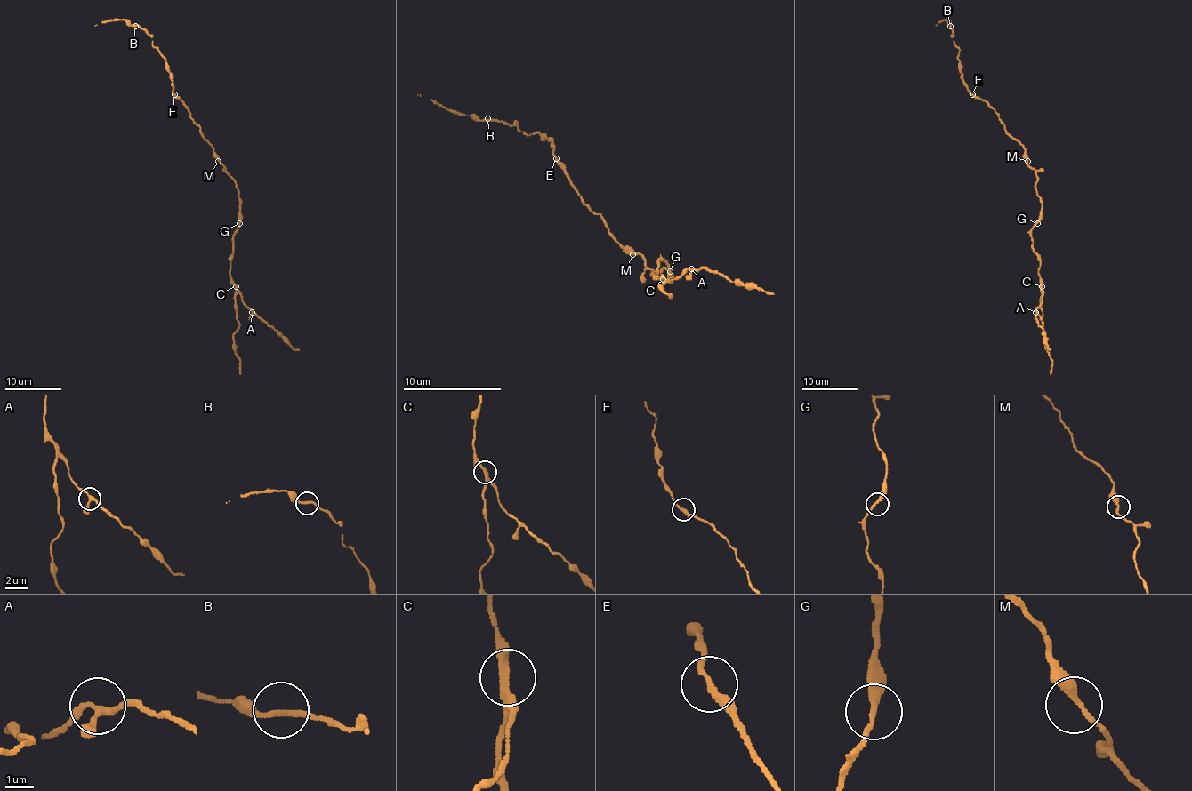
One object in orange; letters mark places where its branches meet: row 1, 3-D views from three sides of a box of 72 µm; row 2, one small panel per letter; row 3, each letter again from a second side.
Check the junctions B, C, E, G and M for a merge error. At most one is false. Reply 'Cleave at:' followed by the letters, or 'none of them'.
Cleave at: C

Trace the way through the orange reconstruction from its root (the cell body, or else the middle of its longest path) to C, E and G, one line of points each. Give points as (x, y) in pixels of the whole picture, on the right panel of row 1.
C: (1027, 161), (1037, 178), (1035, 189), (1042, 203), (1042, 219), (1032, 230), (1033, 251), (1040, 261), (1042, 286)
E: (1027, 161), (1025, 148), (1006, 131), (997, 113), (972, 95)
G: (1027, 161), (1037, 178), (1035, 189), (1042, 203), (1042, 219), (1037, 223)

